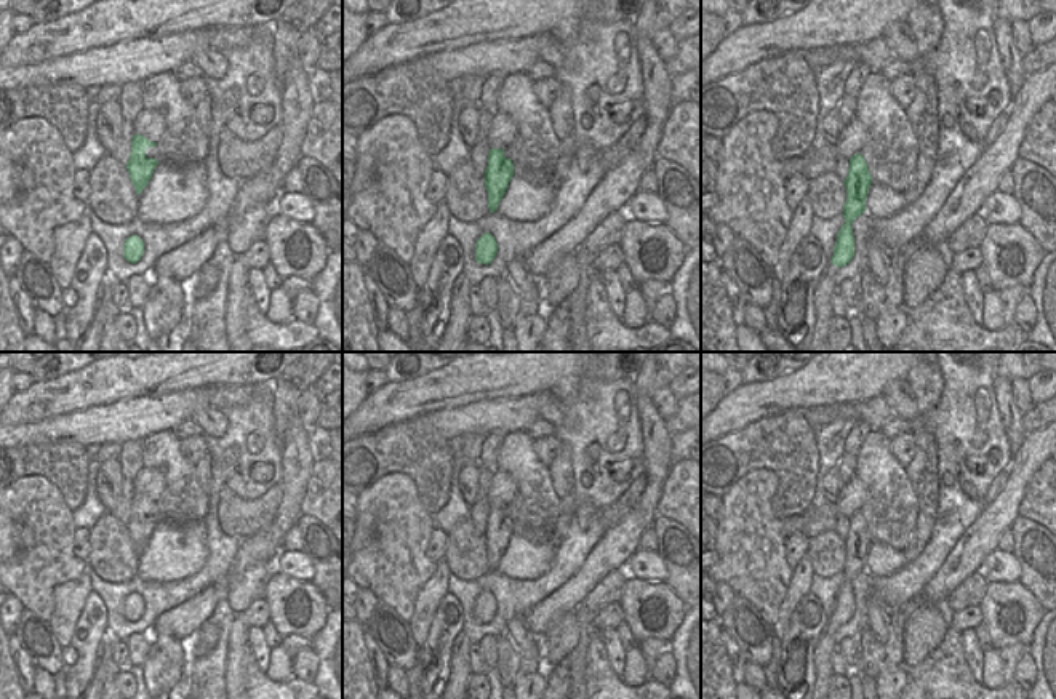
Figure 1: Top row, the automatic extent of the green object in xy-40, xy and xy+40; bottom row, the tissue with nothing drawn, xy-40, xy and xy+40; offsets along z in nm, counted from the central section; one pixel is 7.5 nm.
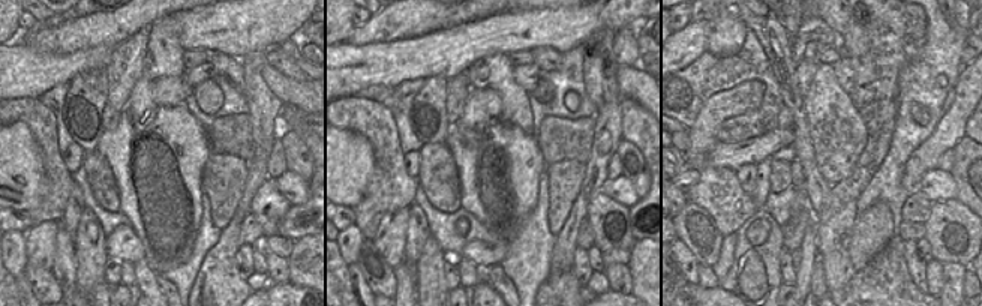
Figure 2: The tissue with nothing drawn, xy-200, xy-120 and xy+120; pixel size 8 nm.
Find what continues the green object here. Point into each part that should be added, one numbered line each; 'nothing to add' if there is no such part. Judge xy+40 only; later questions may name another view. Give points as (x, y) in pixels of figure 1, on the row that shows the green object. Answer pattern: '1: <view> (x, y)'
1: xy+40 (815, 339)

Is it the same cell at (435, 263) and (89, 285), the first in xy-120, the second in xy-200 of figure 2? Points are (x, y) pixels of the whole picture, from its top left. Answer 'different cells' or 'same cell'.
same cell

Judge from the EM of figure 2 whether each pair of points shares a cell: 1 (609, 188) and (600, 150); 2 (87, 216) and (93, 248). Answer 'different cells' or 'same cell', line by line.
1: different cells
2: same cell

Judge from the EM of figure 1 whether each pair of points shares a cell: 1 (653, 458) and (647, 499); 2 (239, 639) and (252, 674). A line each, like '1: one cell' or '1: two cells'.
1: two cells
2: two cells

